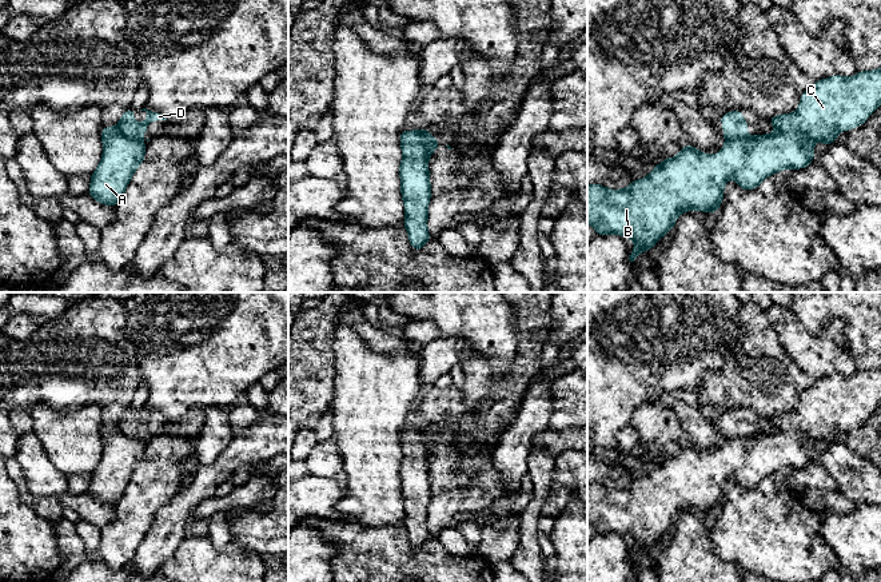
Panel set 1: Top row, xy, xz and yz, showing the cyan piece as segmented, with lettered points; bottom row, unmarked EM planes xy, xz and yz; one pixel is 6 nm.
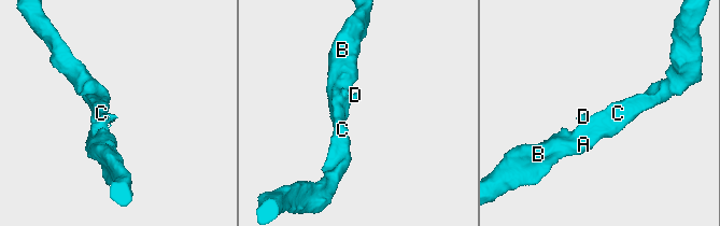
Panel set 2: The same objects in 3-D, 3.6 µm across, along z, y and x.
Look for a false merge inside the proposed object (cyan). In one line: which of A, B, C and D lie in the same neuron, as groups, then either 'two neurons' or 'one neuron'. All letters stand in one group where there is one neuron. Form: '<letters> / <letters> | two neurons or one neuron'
A B C / D | two neurons

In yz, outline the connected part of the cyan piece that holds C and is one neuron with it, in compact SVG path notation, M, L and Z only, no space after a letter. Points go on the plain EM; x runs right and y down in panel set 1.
M881 367L861 370L852 376L834 374L828 378L816 379L814 384L801 394L800 406L796 411L769 416L776 426L773 432L725 438L725 445L715 454L707 454L698 447L685 443L674 457L666 457L654 465L650 474L631 479L623 489L609 489L602 483L587 483L587 523L591 523L597 534L629 535L635 546L629 554L634 561L641 551L651 549L655 542L674 527L675 518L686 510L699 509L706 513L717 511L722 499L725 483L734 478L744 489L757 487L764 478L785 467L801 469L813 462L814 442L820 439L824 445L837 441L837 434L862 424L866 418L881 404Z

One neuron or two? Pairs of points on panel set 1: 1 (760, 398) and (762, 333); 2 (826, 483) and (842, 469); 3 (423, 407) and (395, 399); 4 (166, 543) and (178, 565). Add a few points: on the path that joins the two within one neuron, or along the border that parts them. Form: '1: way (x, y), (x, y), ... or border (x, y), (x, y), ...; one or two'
1: way (760, 382), (758, 349); one
2: border (813, 461), (826, 469), (837, 490); two
3: border (425, 389), (415, 402), (411, 418); two
4: border (188, 533), (158, 567); two

